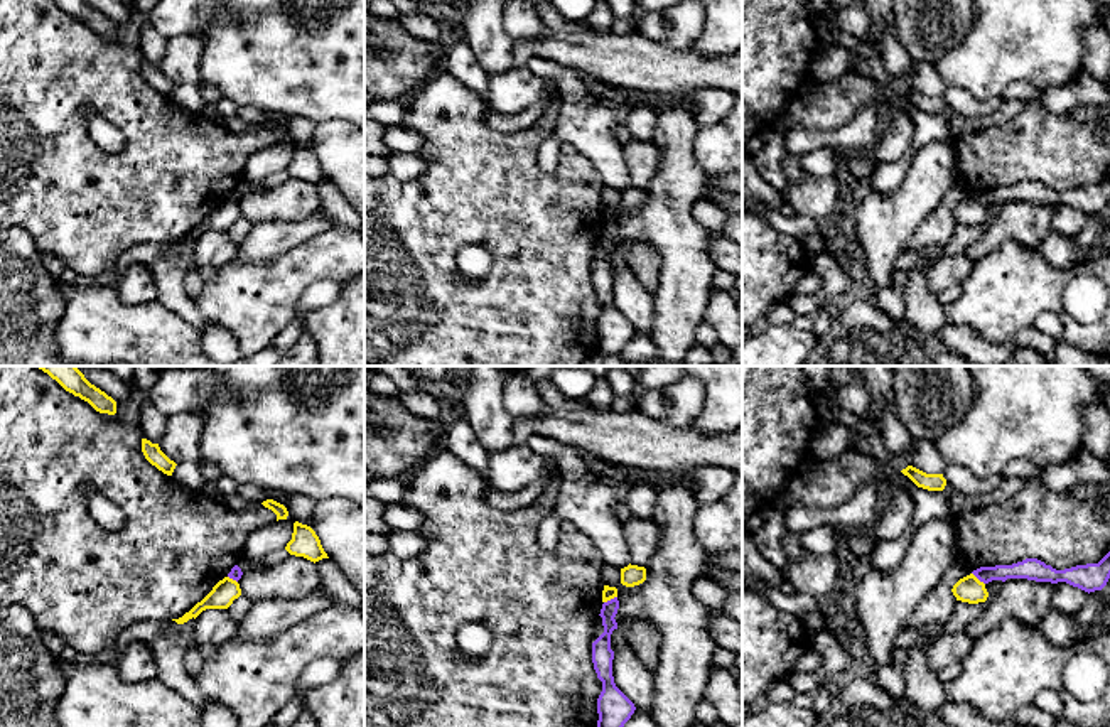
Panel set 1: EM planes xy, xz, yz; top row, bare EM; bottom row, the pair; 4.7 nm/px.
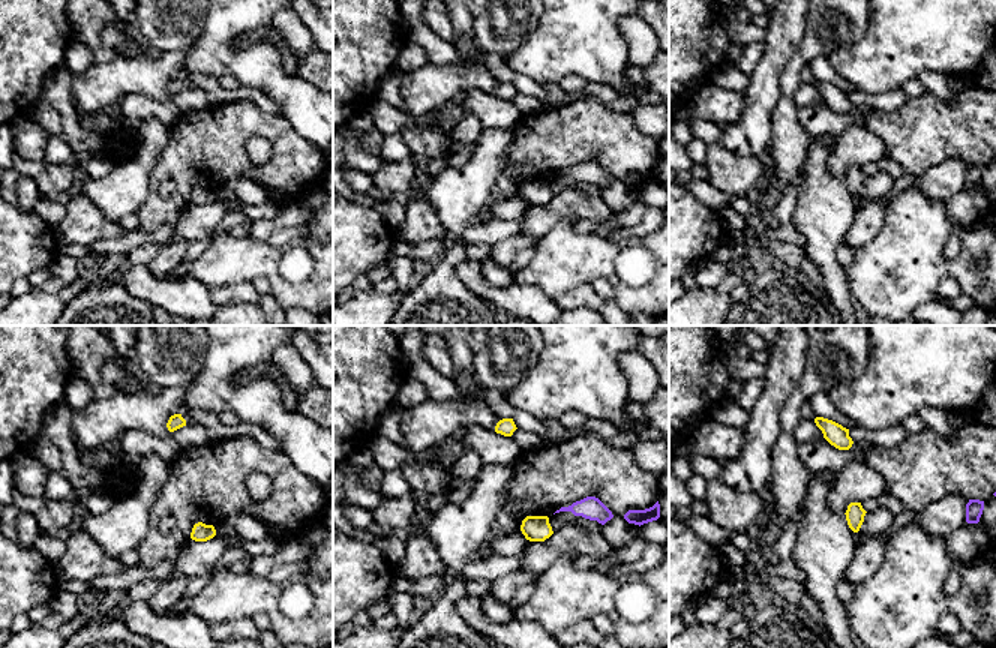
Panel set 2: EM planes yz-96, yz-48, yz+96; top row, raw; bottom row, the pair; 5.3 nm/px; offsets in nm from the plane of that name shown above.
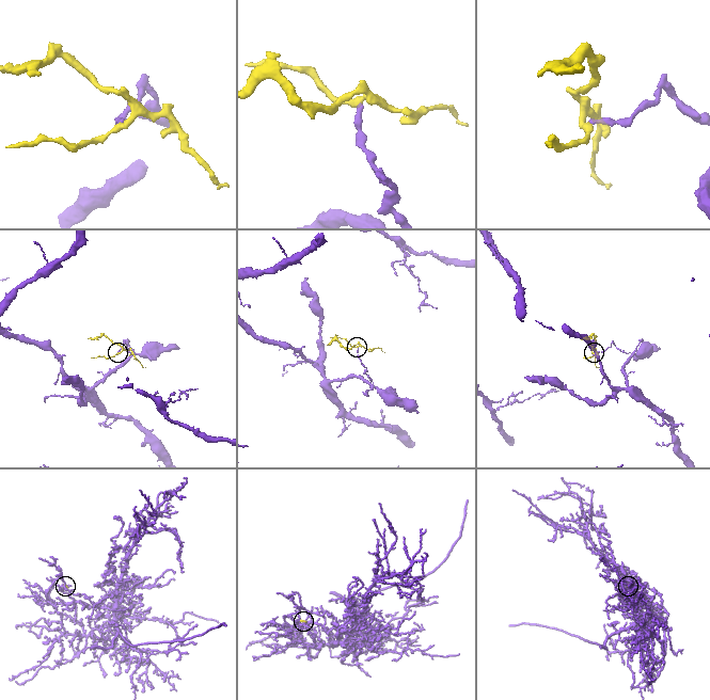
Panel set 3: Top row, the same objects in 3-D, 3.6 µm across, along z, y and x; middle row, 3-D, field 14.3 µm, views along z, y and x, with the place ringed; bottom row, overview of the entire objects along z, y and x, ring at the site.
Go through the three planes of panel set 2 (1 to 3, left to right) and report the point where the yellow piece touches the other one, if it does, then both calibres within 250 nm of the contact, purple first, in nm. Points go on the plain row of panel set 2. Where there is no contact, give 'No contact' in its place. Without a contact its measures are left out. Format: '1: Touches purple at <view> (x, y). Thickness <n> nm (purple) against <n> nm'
1: No contact
2: No contact
3: No contact

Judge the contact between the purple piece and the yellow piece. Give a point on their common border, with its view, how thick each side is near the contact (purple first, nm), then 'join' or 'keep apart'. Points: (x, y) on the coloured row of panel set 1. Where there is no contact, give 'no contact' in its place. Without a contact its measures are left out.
meets purple in xz at (611, 599); 100 nm thick on the purple side, 60 nm on the other; keep apart

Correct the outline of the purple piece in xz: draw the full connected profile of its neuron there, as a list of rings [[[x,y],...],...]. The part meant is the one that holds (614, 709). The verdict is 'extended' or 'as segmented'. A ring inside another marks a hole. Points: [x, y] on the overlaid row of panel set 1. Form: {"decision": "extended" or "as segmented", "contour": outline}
{"decision": "as segmented", "contour": [[[617,597],[602,604],[601,617],[604,633],[592,643],[592,663],[597,678],[602,681],[602,692],[597,698],[597,727],[624,727],[636,707],[616,687],[612,676],[614,651],[611,649],[611,634],[617,629],[616,614],[619,609]]]}

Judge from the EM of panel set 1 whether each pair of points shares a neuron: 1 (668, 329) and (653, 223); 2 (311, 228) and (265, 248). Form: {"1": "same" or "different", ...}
{"1": "same", "2": "same"}

